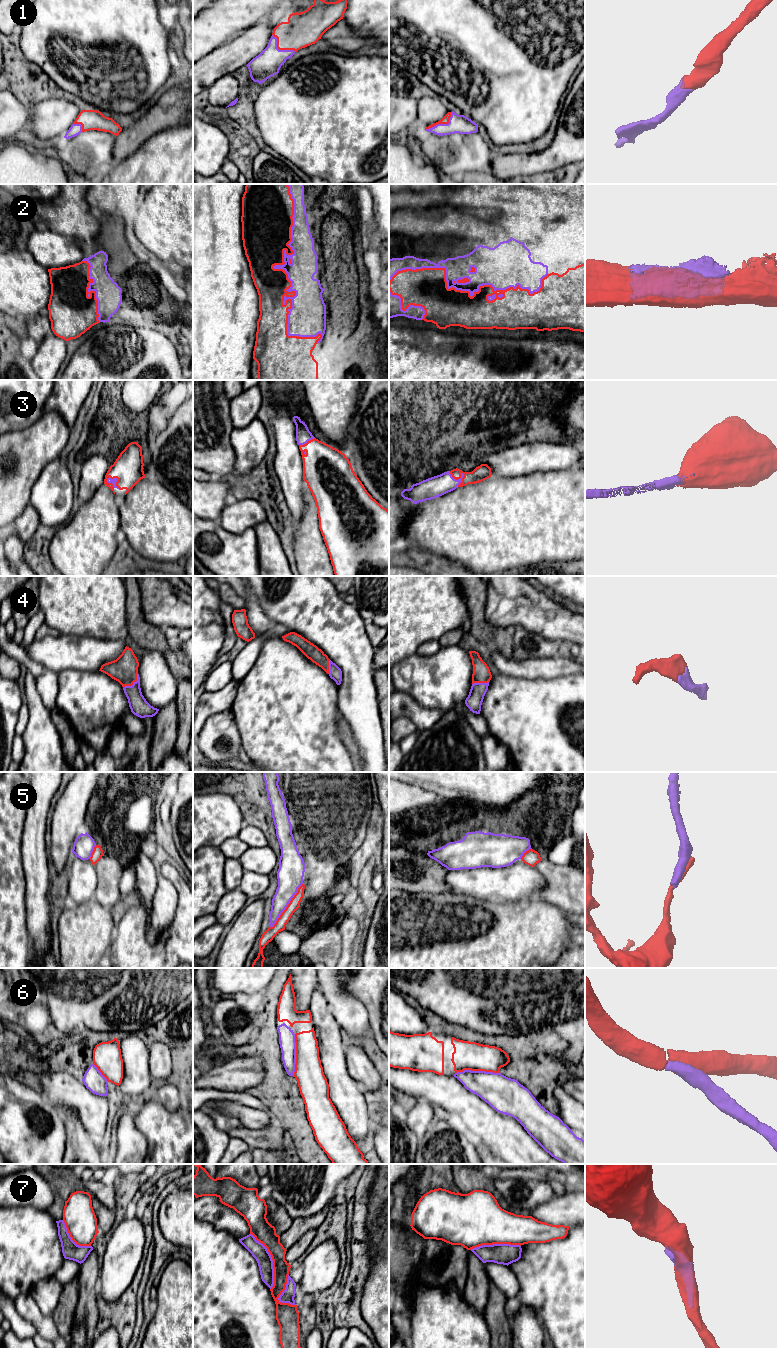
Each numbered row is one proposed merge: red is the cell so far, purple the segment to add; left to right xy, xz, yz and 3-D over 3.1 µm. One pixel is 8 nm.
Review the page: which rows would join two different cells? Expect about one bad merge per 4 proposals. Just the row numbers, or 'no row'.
5, 7

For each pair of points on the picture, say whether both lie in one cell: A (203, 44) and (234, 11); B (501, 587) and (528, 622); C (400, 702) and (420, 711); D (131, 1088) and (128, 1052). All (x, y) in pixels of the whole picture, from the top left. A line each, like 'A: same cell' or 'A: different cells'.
A: same cell
B: same cell
C: same cell
D: same cell

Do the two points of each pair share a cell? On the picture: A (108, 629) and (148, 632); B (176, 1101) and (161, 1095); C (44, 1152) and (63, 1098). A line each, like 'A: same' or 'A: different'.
A: different
B: same
C: different

